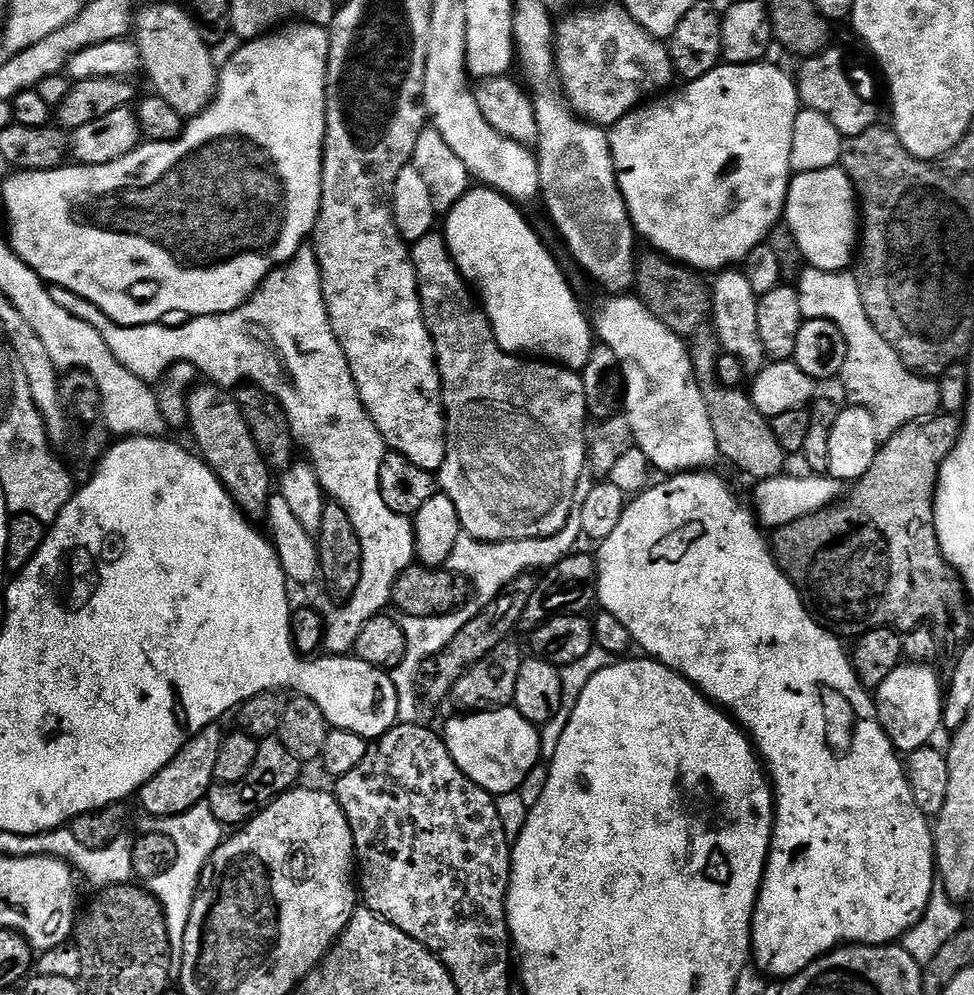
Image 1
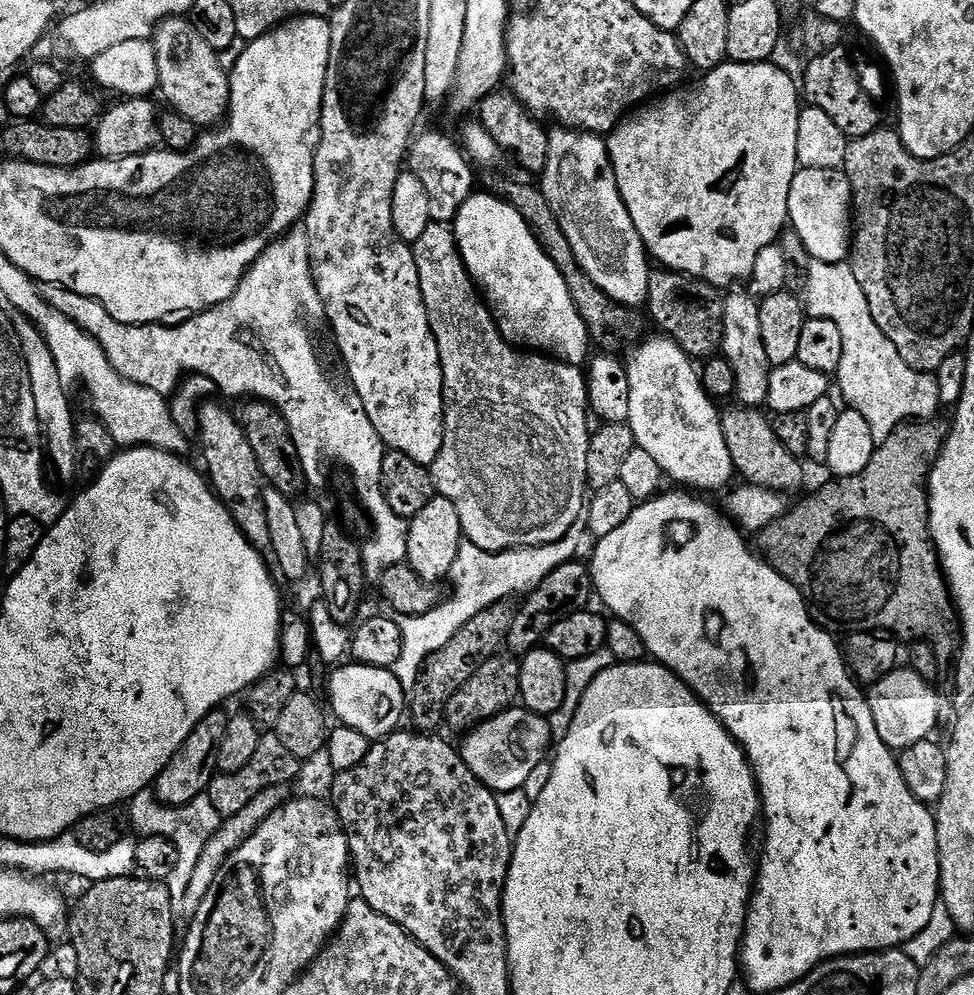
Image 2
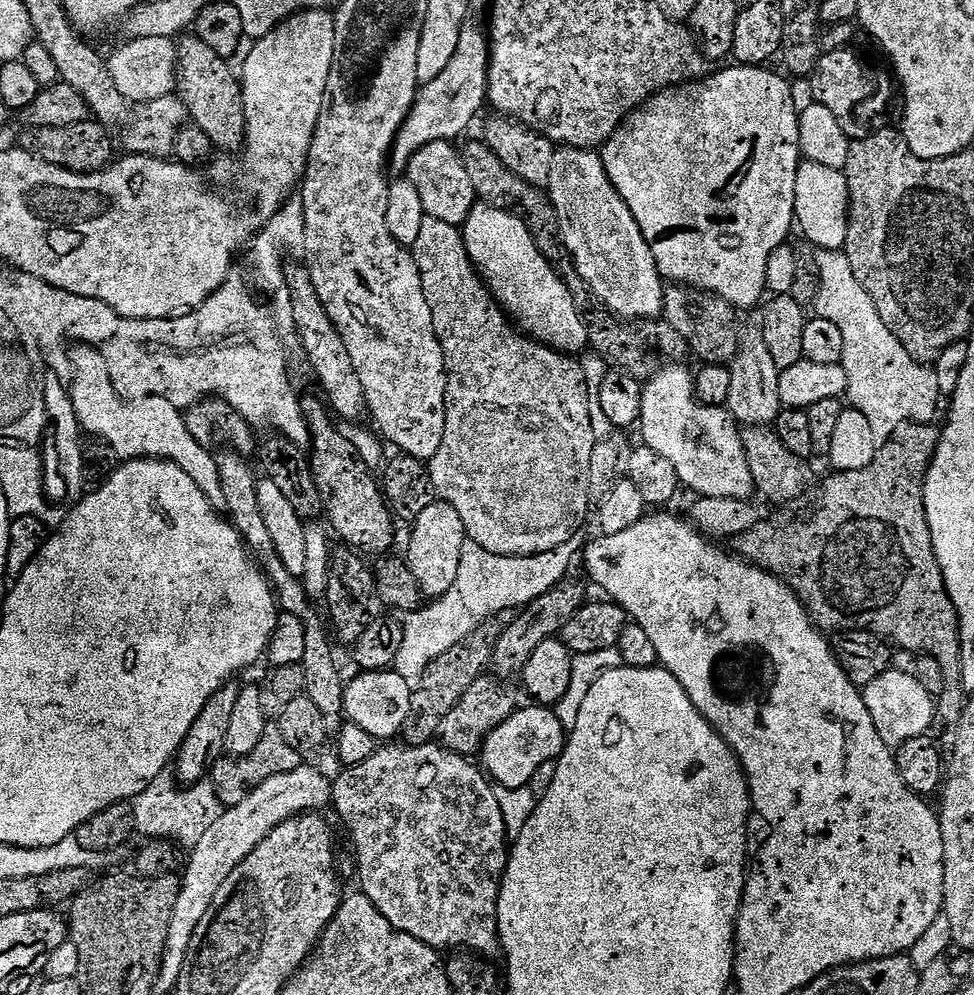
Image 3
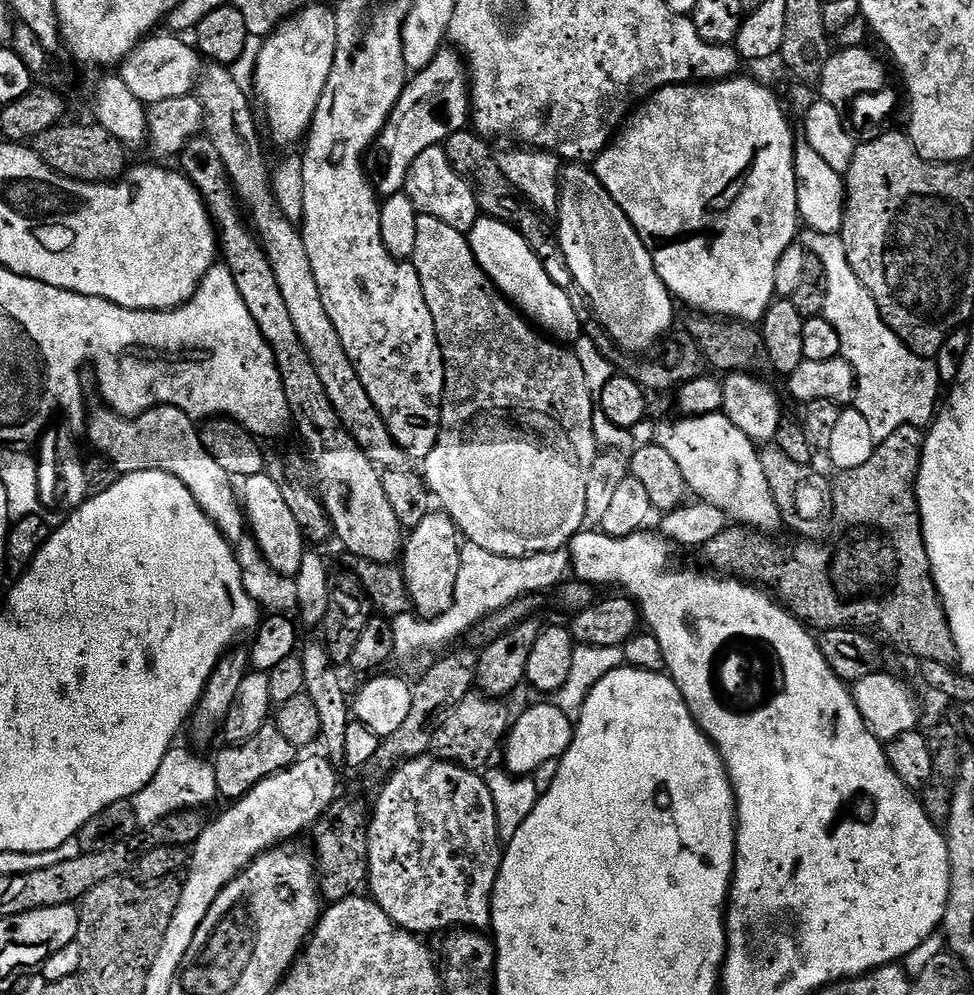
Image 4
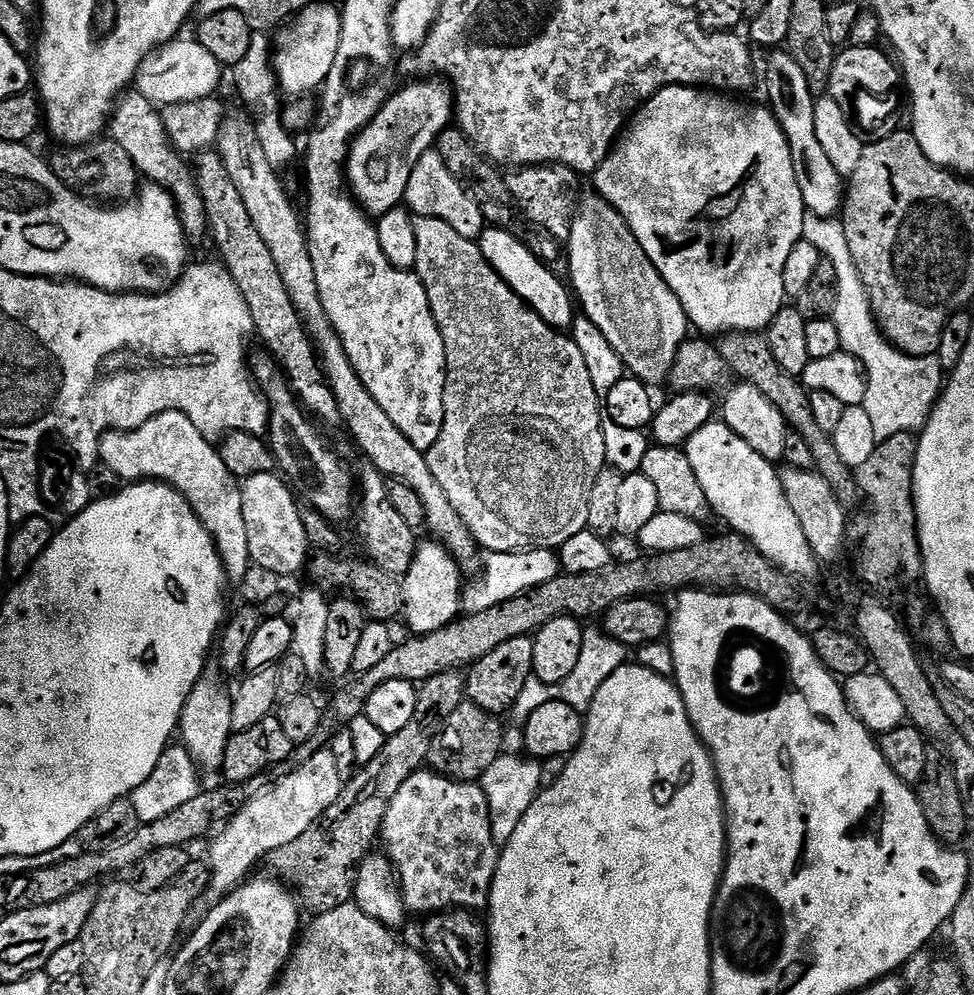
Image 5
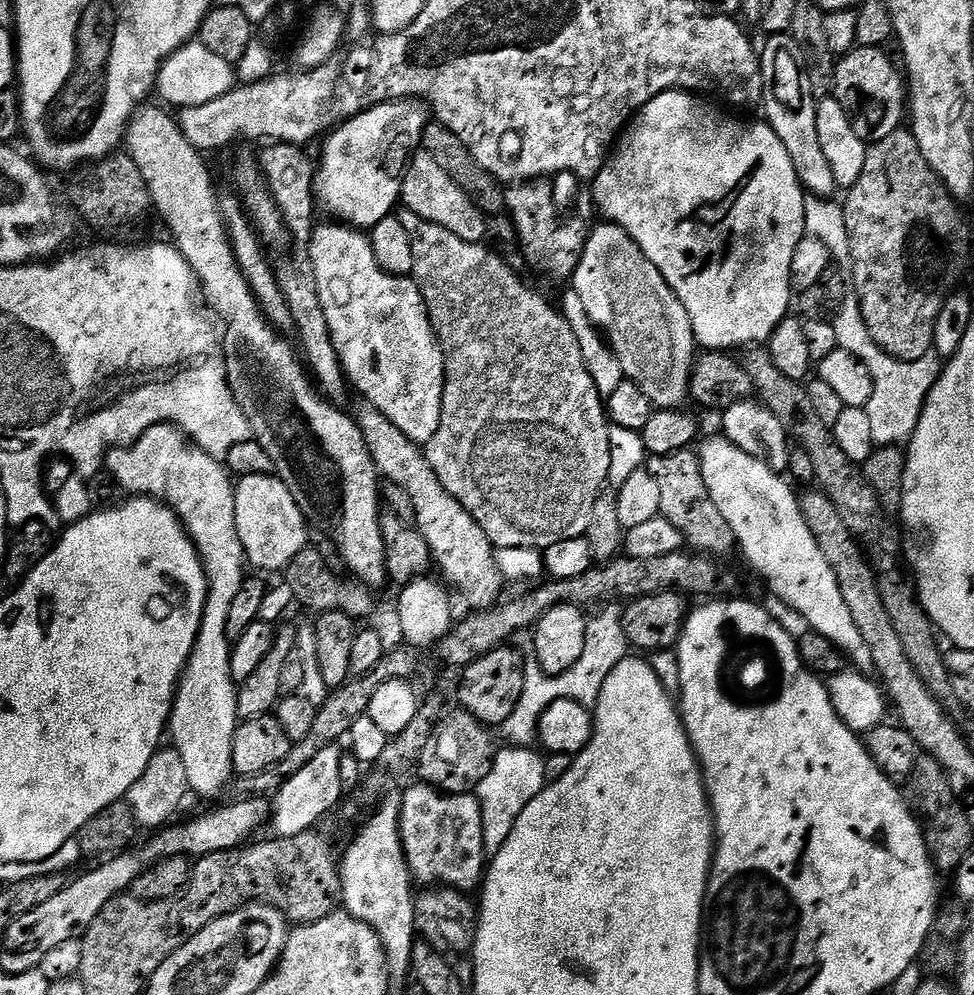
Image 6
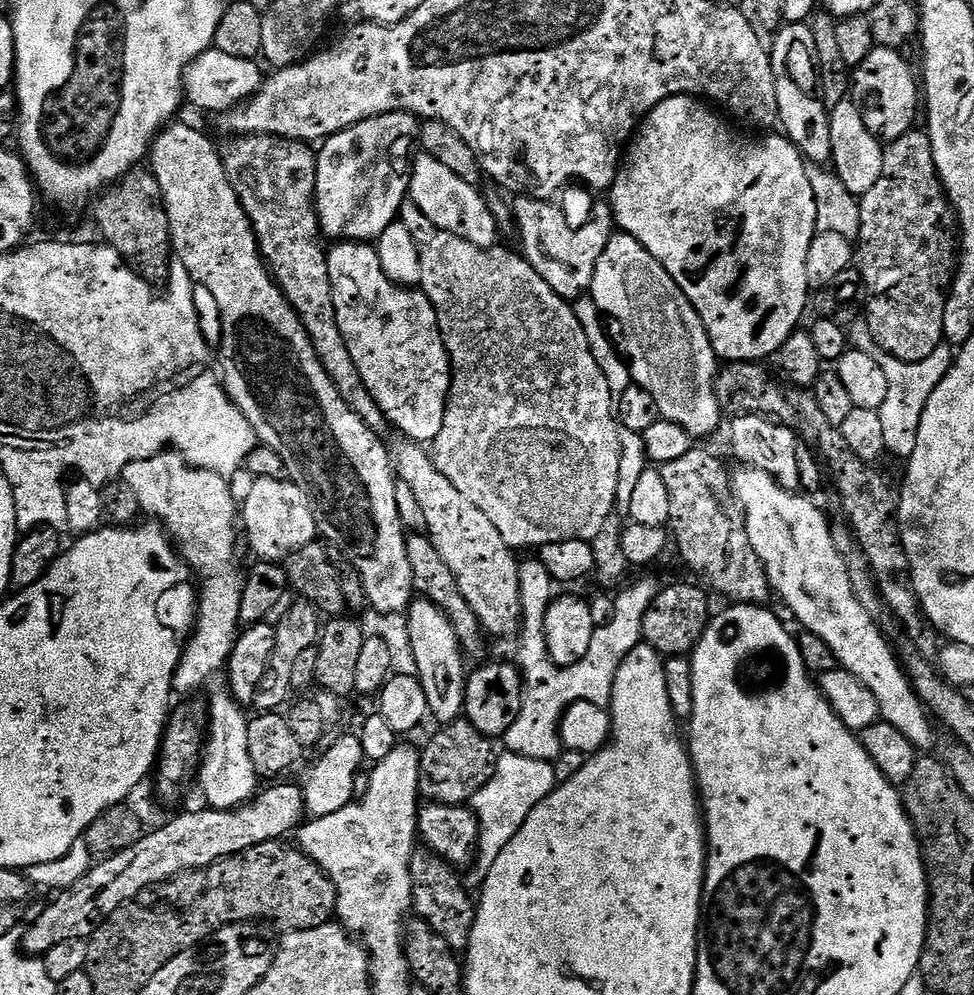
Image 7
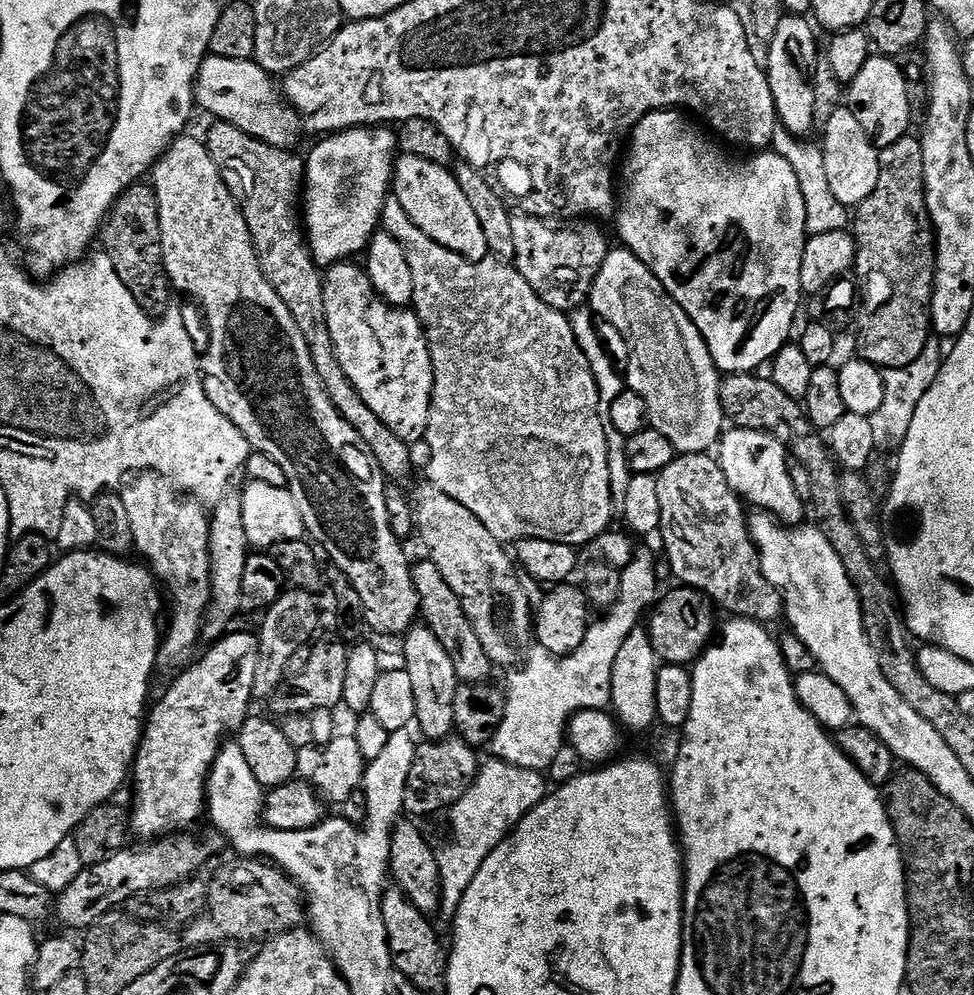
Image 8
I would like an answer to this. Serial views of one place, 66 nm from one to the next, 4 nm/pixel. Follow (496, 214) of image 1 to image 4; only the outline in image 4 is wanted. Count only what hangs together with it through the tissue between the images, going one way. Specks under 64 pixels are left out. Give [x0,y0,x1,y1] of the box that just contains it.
[466,215,582,342]

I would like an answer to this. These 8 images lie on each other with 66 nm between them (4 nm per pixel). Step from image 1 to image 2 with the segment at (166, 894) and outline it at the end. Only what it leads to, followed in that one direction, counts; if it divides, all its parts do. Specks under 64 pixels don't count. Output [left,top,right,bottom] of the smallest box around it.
[127,789,224,903]

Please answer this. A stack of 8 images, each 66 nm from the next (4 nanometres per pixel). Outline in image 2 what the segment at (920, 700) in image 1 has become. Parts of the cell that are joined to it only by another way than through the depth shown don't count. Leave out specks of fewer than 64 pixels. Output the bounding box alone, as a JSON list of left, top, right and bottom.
[867,666,940,750]

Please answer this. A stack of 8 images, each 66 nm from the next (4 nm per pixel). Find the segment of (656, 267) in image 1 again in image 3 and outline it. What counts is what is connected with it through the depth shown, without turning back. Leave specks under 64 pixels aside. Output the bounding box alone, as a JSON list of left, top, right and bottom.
[662,282,740,365]

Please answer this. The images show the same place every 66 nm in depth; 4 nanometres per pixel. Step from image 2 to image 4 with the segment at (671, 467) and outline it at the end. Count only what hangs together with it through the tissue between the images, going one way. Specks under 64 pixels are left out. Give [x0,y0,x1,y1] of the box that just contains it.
[654,412,782,534]

